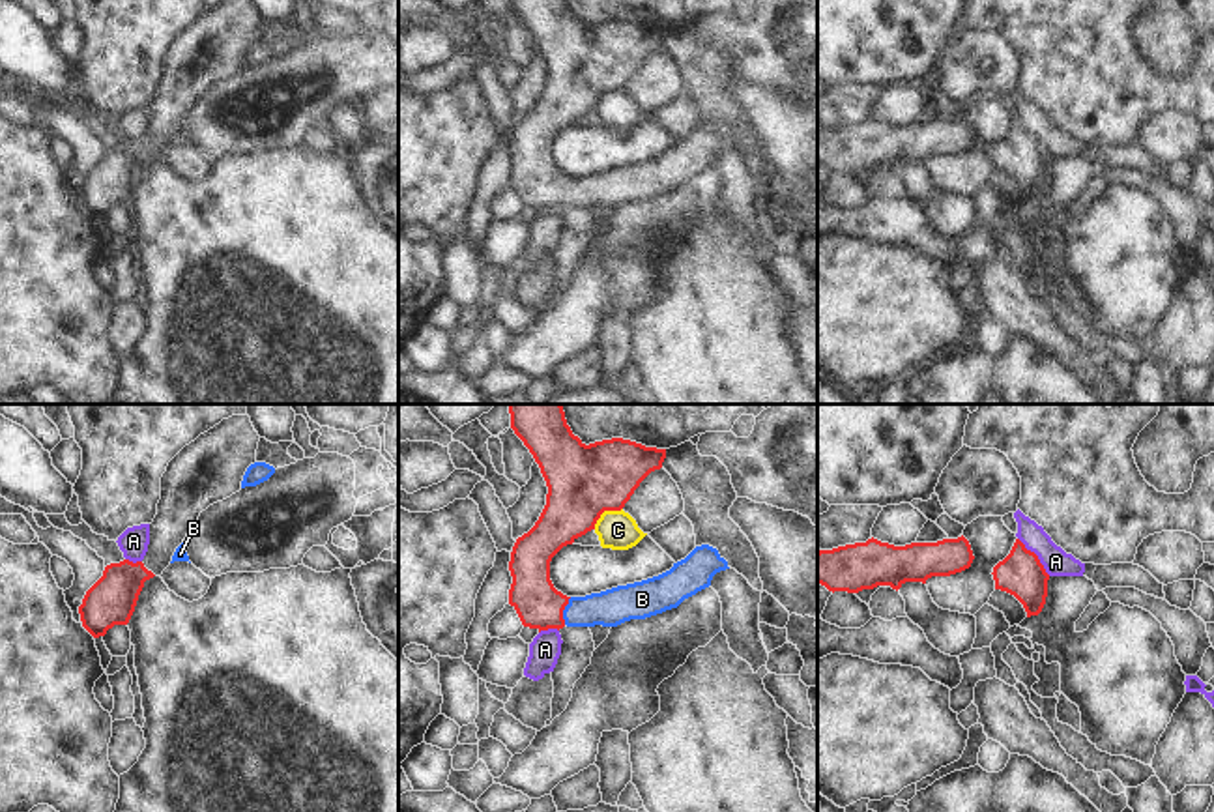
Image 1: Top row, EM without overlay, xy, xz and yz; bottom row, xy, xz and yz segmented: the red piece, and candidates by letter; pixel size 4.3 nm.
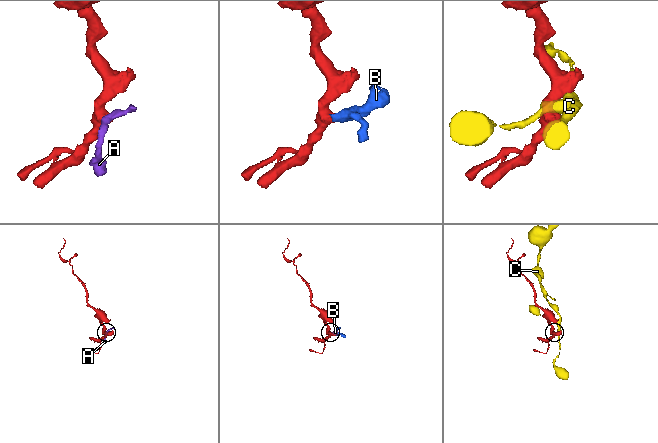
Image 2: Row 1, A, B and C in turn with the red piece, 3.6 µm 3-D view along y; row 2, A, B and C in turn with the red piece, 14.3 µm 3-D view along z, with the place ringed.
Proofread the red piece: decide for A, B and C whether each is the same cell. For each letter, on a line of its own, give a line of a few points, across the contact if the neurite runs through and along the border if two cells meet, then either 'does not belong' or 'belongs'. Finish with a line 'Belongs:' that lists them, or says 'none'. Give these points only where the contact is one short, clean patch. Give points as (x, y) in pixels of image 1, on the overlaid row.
A: line yz (1018, 537), (1050, 575); does not belong
B: line xz (539, 605), (563, 608), (610, 608), (618, 605); belongs
C: line xz (621, 507), (605, 511), (593, 528); does not belong
Belongs: B

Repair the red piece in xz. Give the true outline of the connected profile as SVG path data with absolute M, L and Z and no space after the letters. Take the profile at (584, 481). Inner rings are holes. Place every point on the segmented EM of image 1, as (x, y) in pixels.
M507 404L511 428L533 455L546 481L546 505L535 526L516 539L509 571L513 584L509 604L524 627L548 631L567 627L617 627L630 619L645 619L677 608L685 599L711 586L716 573L730 569L728 561L709 544L696 546L685 559L658 576L617 586L585 597L567 597L550 580L550 561L567 544L595 529L604 511L621 511L640 483L662 468L666 449L612 438L585 445L567 425L561 404Z

